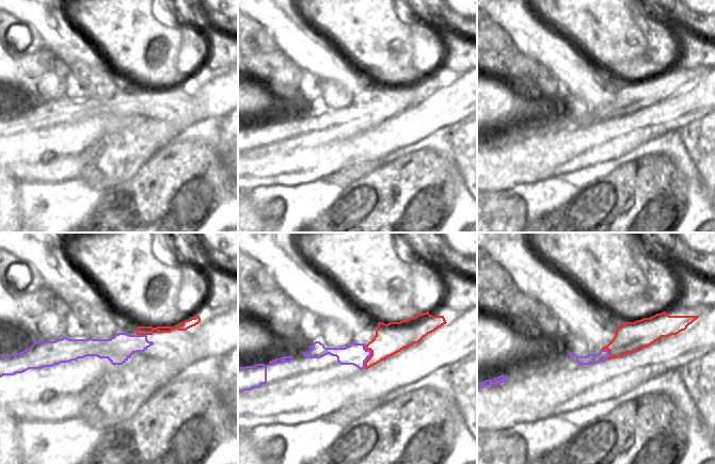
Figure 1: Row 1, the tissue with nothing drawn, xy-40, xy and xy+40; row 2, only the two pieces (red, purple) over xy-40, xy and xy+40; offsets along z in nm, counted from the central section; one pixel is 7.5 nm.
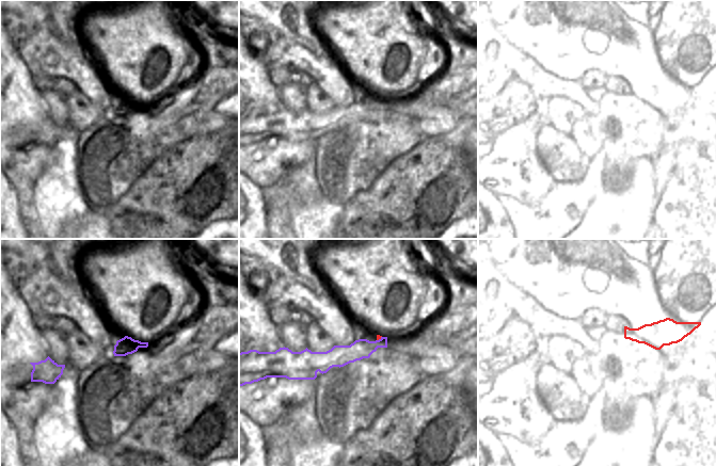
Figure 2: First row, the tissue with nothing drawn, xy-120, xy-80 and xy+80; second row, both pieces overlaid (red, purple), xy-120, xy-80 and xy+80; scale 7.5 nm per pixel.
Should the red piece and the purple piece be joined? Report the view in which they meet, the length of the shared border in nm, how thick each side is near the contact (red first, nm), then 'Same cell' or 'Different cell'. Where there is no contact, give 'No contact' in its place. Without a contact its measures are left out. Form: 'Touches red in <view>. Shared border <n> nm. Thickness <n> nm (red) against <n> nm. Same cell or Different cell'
Touches red in xy. Shared border 180 nm. Thickness 240 nm (red) against 170 nm. Different cell.

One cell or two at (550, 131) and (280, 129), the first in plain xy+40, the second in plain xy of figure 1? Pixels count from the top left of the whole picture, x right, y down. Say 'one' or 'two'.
one

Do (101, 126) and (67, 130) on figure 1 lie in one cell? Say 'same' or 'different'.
different

